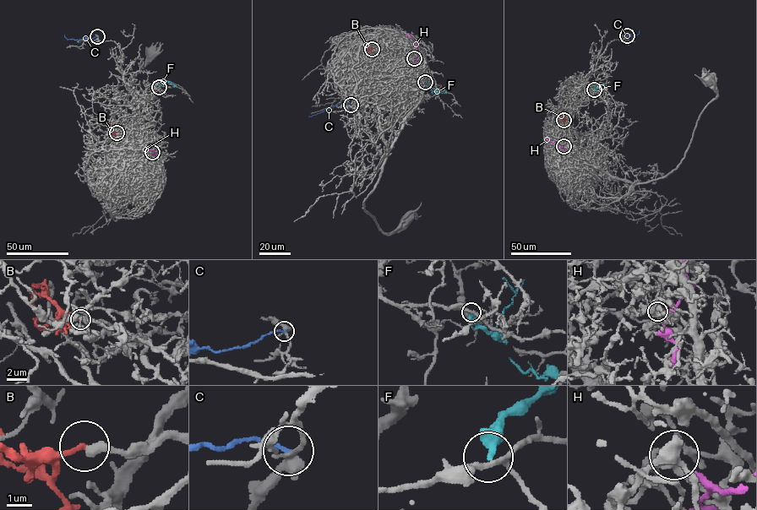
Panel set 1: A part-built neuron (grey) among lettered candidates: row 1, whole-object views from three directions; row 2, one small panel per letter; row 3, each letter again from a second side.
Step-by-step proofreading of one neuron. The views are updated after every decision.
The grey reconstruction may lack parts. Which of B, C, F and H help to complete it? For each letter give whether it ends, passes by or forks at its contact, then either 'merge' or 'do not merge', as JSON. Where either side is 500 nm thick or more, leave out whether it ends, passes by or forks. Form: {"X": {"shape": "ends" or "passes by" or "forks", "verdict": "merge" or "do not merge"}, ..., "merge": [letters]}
{"B": {"shape": "ends", "verdict": "merge"}, "C": {"shape": "ends", "verdict": "do not merge"}, "F": {"shape": "ends", "verdict": "do not merge"}, "H": {"shape": "ends", "verdict": "do not merge"}, "merge": ["B"]}

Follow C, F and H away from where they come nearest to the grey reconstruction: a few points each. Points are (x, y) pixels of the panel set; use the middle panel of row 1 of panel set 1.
C: (351, 105), (340, 104), (309, 116)
F: (425, 82), (433, 91), (443, 93), (446, 90)
H: (415, 58), (417, 56), (418, 48), (407, 33)

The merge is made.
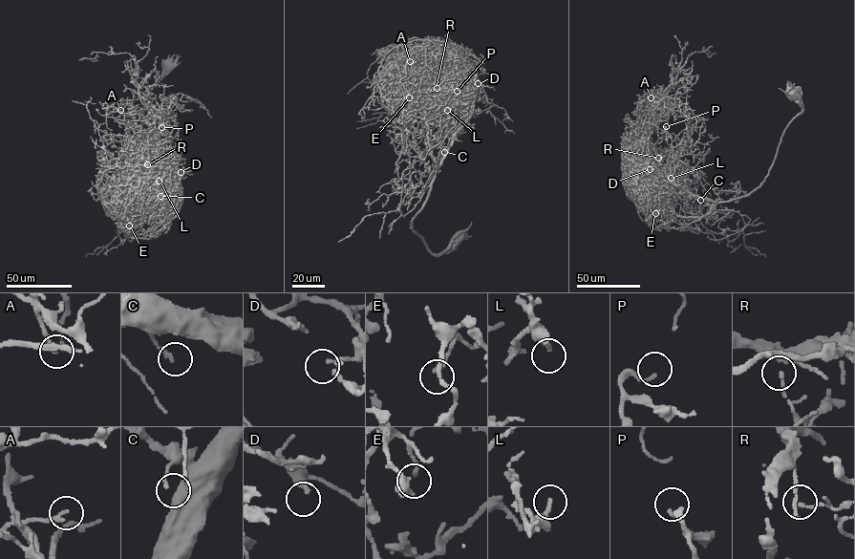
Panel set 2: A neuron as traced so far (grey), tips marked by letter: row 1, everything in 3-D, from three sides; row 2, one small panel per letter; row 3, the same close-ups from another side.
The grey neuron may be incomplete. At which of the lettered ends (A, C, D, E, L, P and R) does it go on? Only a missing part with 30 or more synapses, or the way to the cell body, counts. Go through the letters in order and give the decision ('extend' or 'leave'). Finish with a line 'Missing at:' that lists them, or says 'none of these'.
A: leave
C: leave
D: leave
E: leave
L: leave
P: leave
R: leave
Missing at: none of these

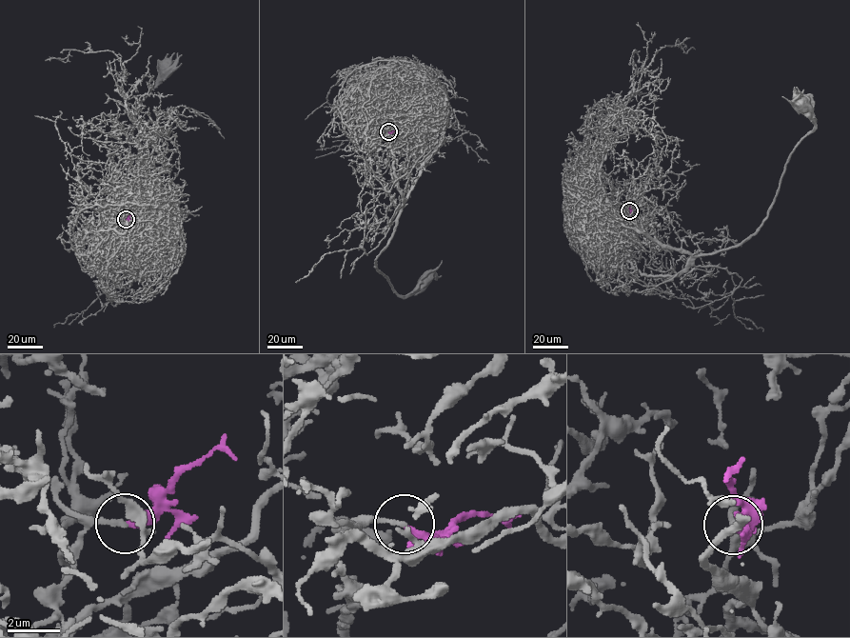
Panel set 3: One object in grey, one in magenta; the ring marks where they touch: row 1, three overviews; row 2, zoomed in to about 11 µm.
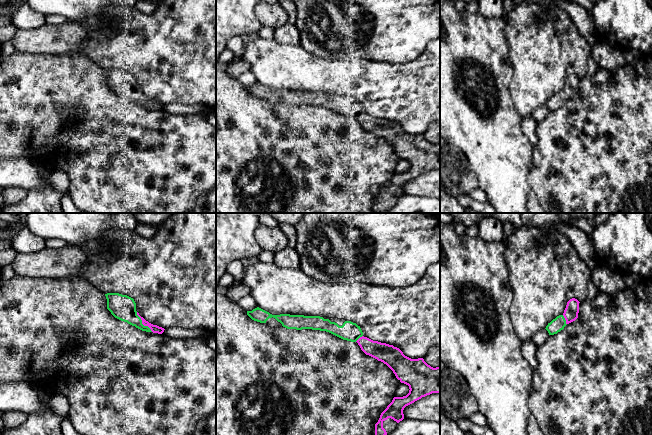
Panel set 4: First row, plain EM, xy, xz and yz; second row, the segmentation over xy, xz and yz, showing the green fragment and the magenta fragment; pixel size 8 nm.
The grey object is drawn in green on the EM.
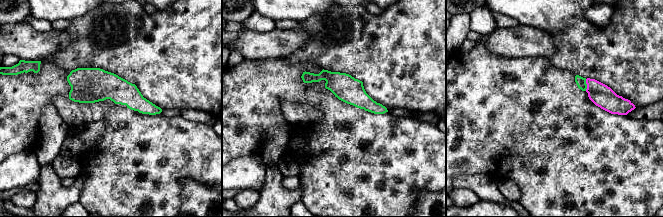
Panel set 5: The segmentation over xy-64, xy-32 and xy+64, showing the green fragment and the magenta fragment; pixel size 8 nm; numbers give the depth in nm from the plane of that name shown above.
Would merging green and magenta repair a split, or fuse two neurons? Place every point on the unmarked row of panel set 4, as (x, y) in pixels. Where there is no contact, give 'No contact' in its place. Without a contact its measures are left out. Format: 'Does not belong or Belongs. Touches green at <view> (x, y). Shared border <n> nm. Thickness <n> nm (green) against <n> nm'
Belongs. Touches green at xy (141, 99). Shared border 200 nm. Thickness 200 nm (green) against 60 nm

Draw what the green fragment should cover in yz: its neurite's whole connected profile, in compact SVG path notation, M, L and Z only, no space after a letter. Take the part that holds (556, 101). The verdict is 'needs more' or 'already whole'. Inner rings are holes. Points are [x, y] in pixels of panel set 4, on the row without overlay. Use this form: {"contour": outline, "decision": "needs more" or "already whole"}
{"contour": "M572 74L567 78L564 89L557 92L546 102L545 105L548 107L549 111L557 110L563 106L567 100L578 94L579 79L580 78L575 74Z", "decision": "needs more"}

